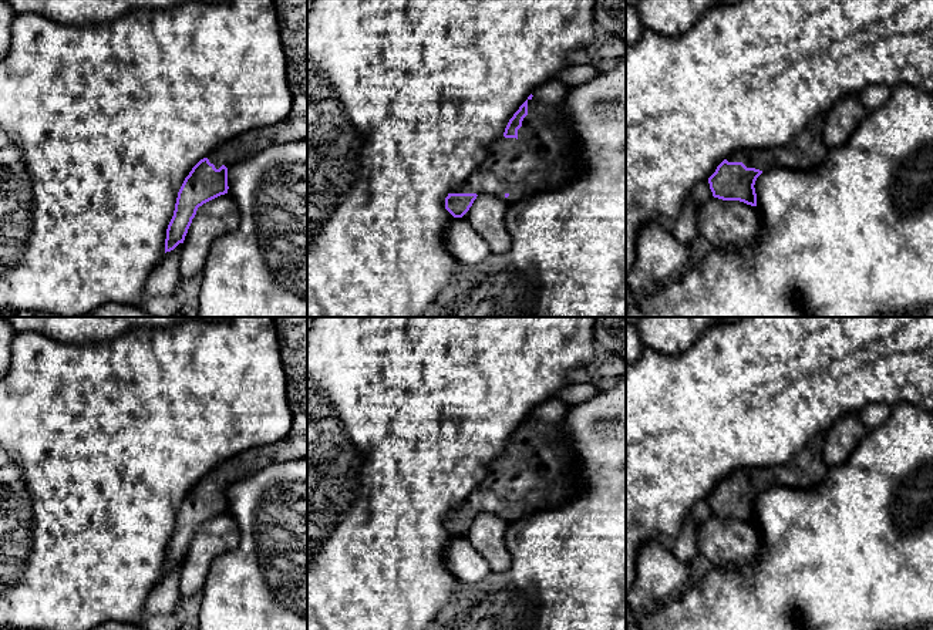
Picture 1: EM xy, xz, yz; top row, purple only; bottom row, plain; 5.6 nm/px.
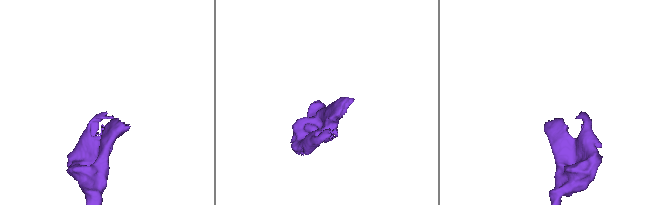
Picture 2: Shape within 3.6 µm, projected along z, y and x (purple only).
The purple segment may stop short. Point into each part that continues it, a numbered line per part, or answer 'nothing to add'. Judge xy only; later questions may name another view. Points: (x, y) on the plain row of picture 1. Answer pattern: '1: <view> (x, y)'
1: xy (292, 332)

